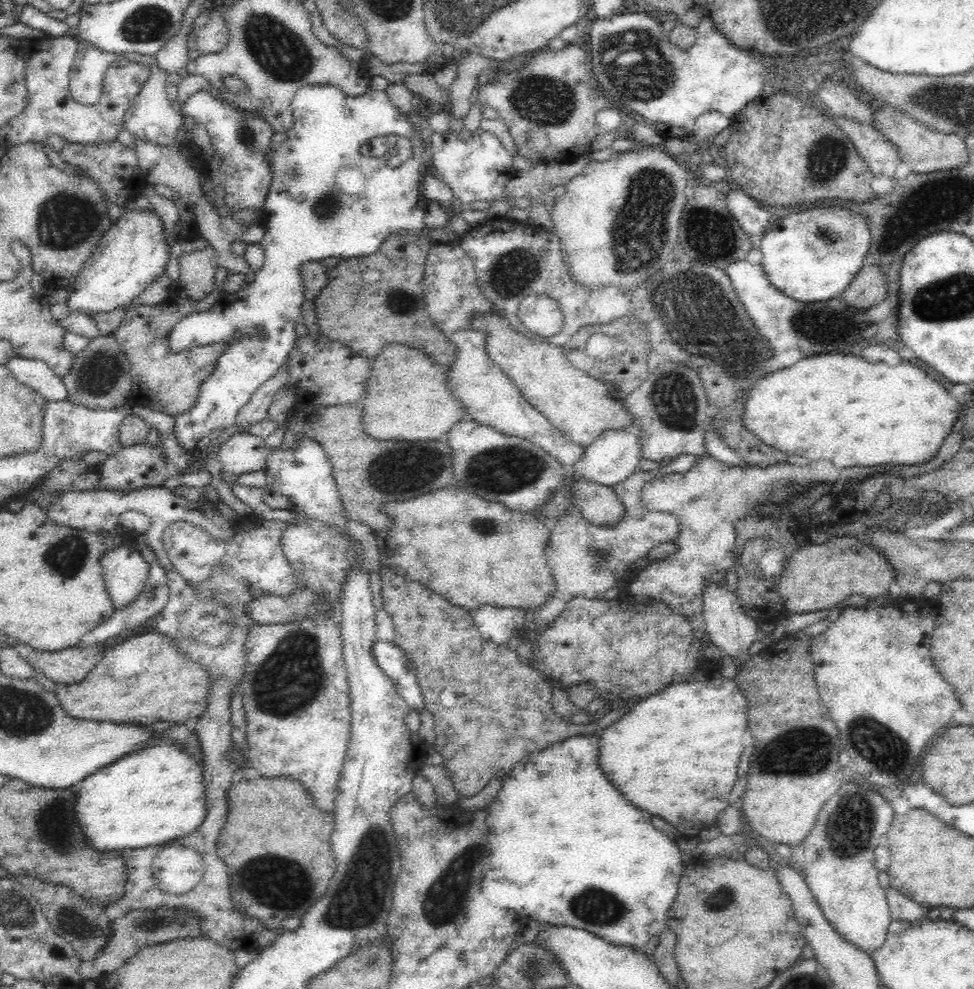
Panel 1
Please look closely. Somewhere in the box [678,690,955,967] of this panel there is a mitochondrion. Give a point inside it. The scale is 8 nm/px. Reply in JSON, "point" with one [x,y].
{"point":[876,744]}

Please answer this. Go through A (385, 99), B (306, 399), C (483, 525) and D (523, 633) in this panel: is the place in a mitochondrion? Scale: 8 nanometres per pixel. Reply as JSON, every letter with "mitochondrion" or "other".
{"A":"other","B":"other","C":"mitochondrion","D":"other"}

